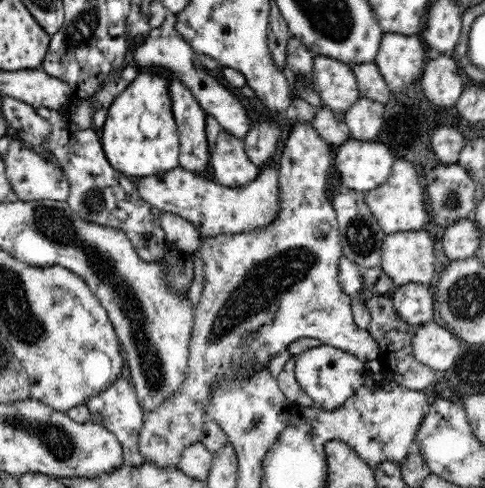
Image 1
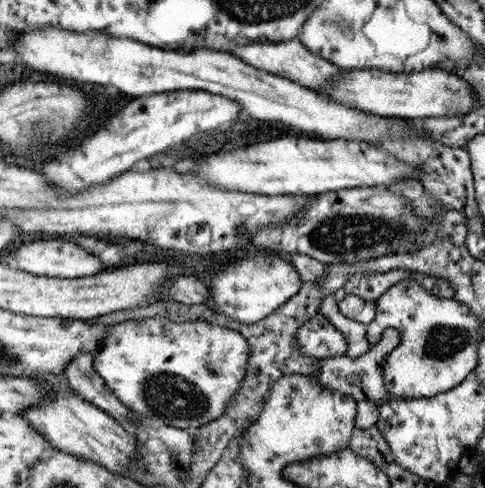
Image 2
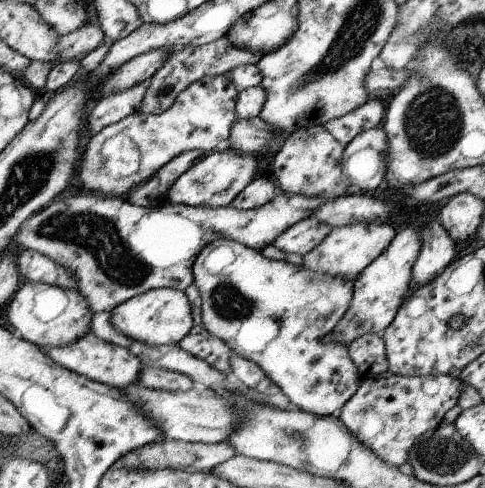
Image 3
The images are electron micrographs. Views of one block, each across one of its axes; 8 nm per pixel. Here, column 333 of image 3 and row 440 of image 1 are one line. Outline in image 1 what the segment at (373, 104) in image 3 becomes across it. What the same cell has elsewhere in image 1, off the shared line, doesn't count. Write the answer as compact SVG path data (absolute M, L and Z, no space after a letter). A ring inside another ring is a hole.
M116 378L114 384L110 384L106 390L102 390L98 396L88 398L84 402L88 414L90 414L90 422L92 424L100 424L102 428L106 428L108 432L112 432L118 442L122 444L122 458L126 466L140 466L146 462L146 458L140 452L140 432L146 424L146 414L142 412L138 400L136 400L136 392L134 386L130 386L128 380L124 378Z

